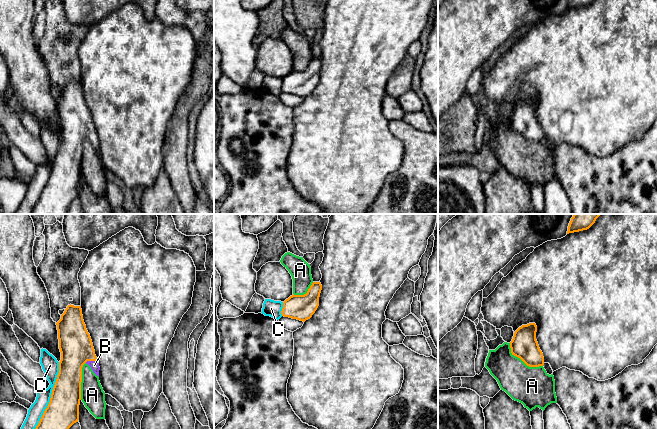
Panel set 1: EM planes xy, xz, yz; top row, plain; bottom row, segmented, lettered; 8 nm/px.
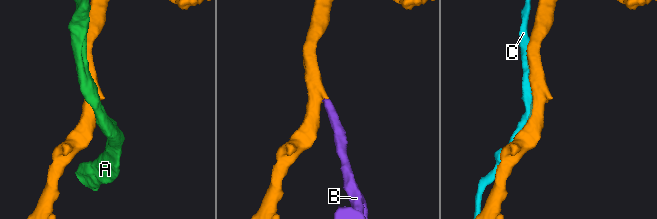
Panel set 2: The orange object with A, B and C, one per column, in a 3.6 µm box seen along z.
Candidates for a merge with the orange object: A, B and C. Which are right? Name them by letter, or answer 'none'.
B

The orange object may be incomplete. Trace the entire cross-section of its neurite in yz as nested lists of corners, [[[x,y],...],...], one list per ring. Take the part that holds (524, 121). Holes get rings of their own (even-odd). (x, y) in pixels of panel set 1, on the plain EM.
[[[529,99],[519,103],[510,118],[512,131],[520,134],[529,143],[544,141],[543,129],[536,116],[537,102]]]

